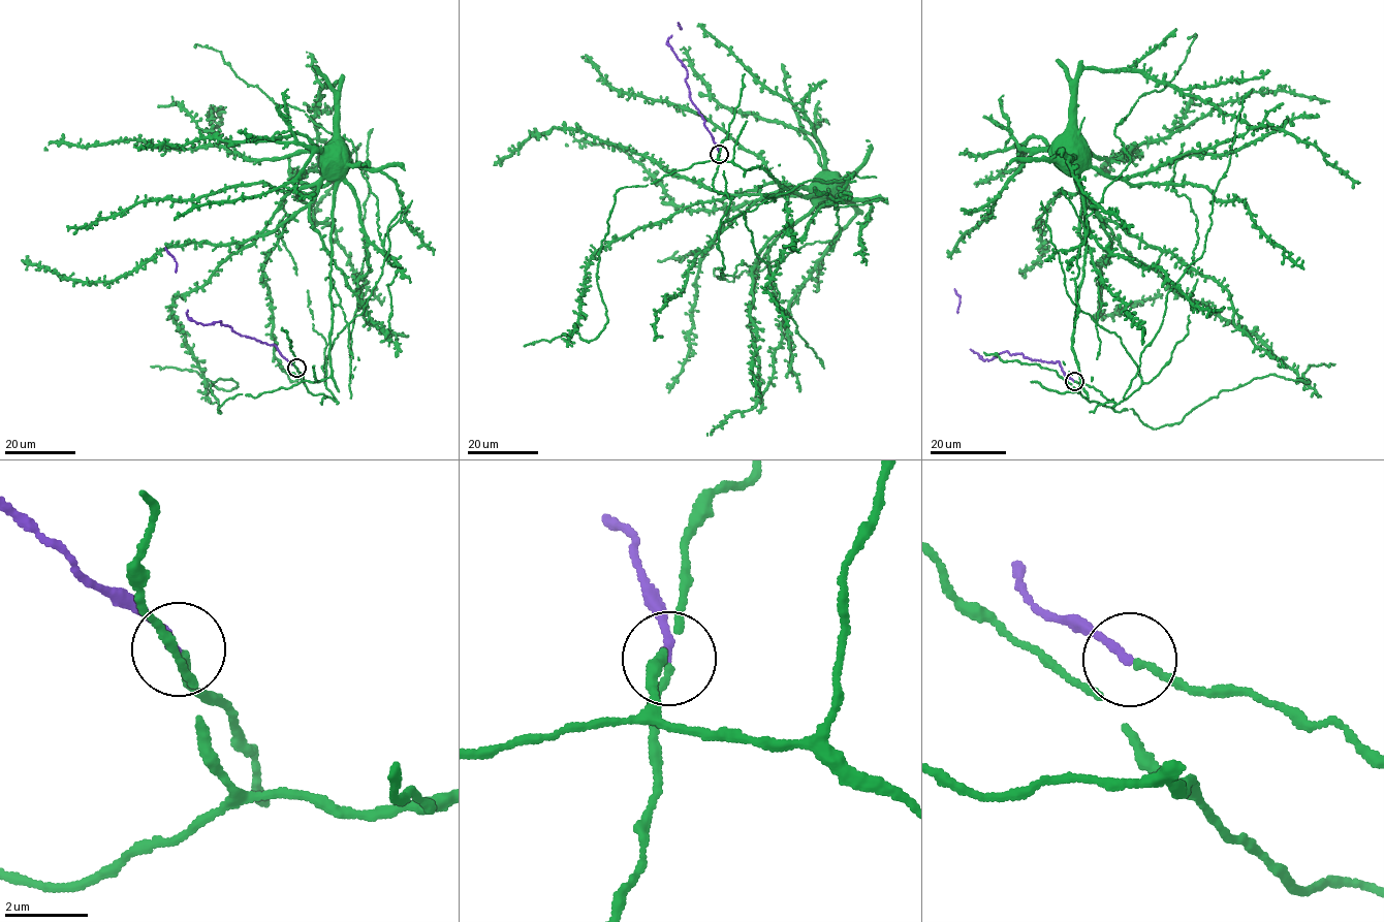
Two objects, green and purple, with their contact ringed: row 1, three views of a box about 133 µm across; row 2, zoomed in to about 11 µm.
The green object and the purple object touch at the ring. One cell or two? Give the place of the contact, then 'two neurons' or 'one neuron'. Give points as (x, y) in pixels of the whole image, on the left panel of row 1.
at (296, 368); one neuron

